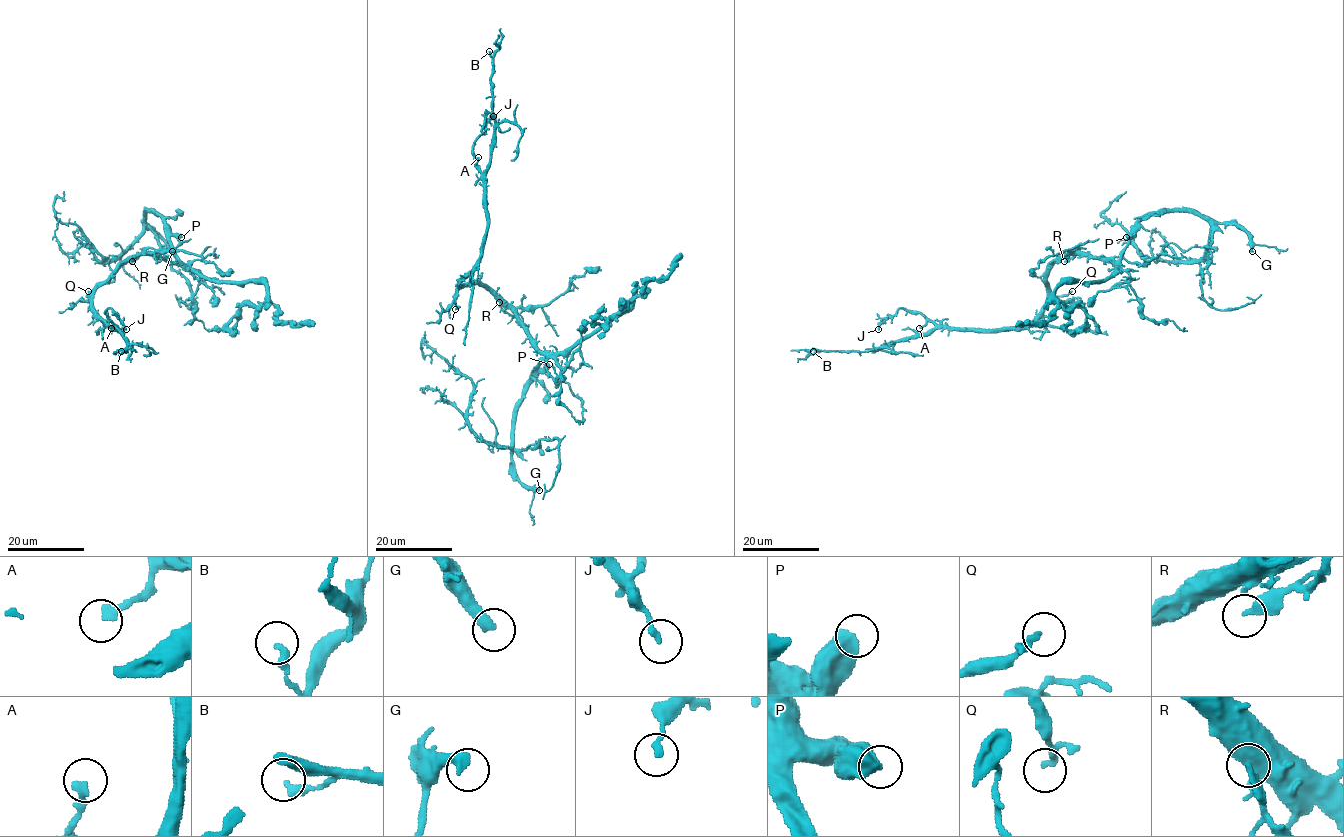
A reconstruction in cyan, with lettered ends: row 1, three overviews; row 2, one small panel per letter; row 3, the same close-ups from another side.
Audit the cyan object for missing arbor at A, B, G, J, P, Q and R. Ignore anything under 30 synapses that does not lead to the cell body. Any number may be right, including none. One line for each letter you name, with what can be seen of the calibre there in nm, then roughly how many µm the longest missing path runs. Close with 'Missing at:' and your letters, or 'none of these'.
G: calibre 400 nm; missing 110 µm
Missing at: G

